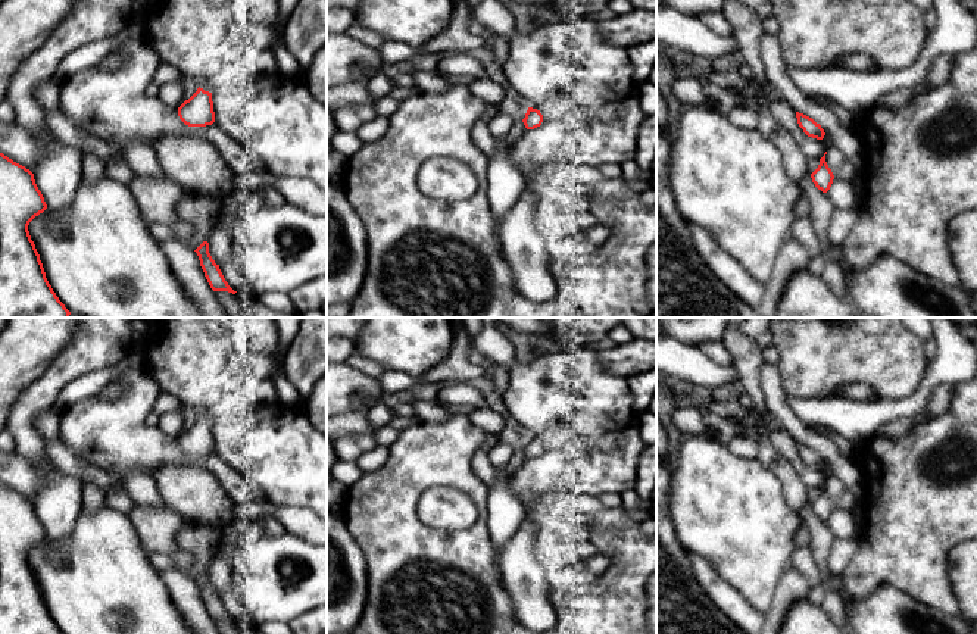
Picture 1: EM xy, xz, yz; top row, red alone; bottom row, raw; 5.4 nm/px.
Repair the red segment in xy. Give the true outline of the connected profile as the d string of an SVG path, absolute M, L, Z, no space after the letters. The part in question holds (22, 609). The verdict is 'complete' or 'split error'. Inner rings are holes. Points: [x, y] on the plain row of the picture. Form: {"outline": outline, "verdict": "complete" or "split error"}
{"outline": "M0 482L0 634L63 634L46 608L40 584L31 569L29 552L47 538L34 503Z", "verdict": "complete"}

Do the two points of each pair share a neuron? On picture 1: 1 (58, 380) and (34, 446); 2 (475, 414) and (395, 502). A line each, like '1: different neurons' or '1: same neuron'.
1: same neuron
2: different neurons

